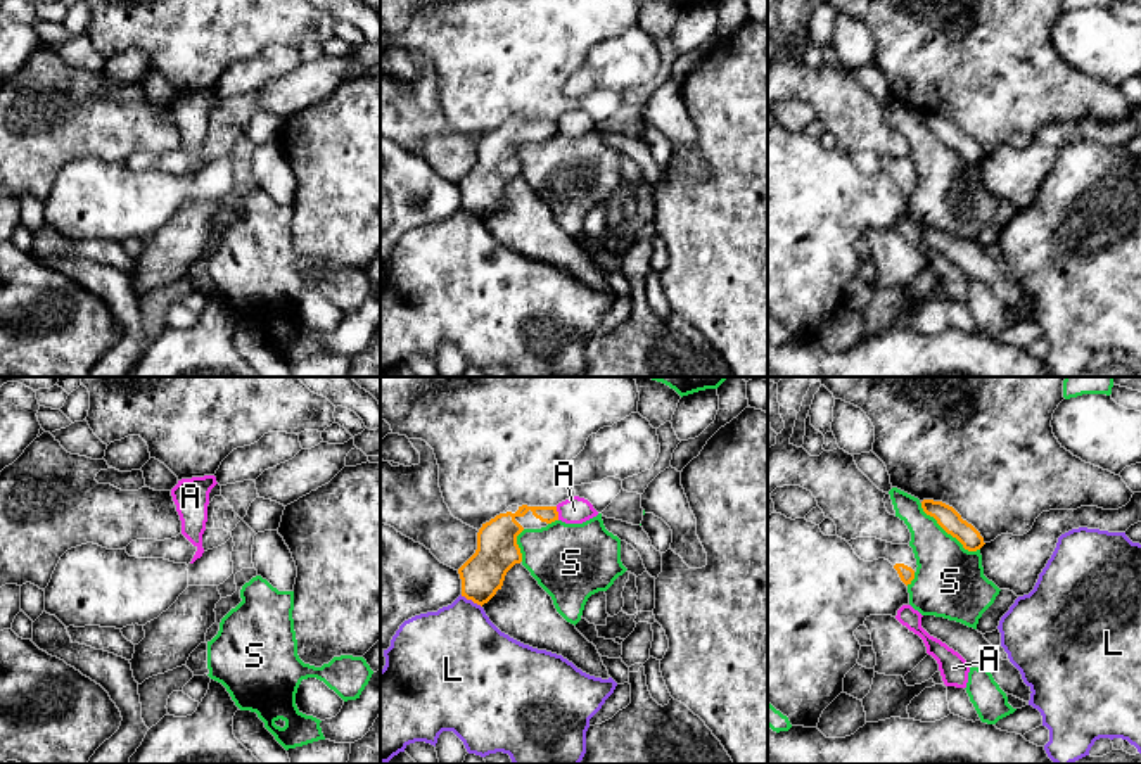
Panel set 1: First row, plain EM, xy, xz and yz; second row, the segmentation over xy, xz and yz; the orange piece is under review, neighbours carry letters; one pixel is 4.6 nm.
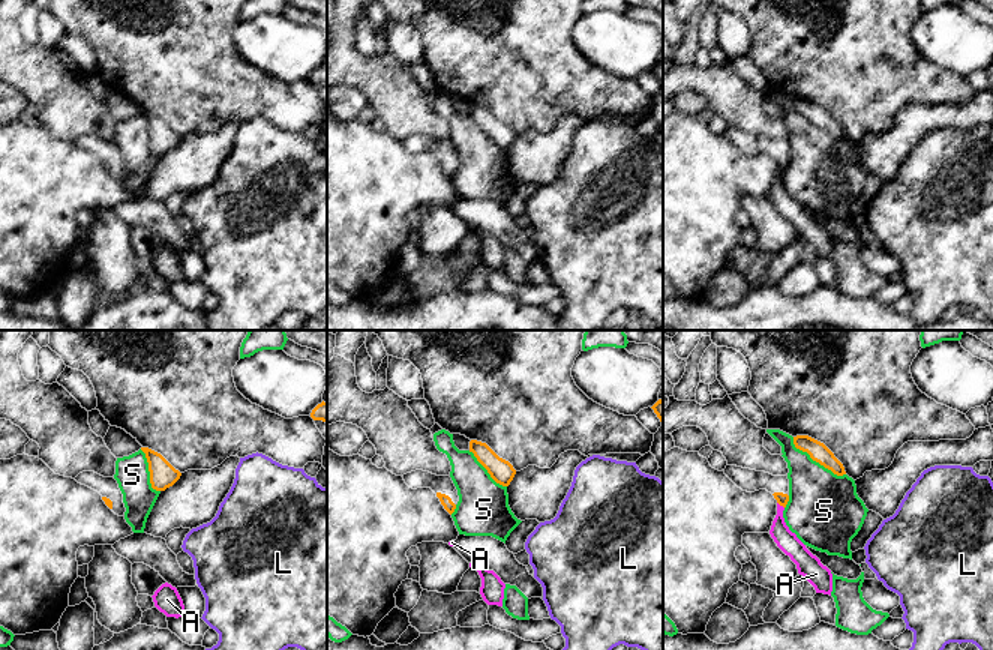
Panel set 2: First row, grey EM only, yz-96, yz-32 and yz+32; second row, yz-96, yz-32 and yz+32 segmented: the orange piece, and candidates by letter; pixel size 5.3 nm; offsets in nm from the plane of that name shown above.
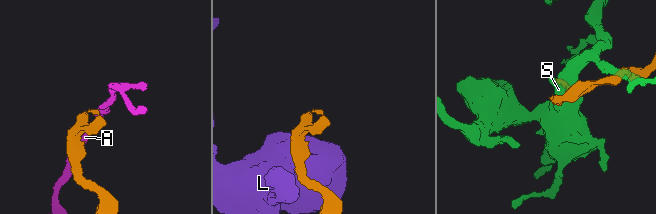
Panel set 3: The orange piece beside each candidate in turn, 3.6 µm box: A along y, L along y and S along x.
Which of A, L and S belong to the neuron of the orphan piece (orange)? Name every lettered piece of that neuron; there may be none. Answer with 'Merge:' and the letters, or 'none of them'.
Merge: none of them

